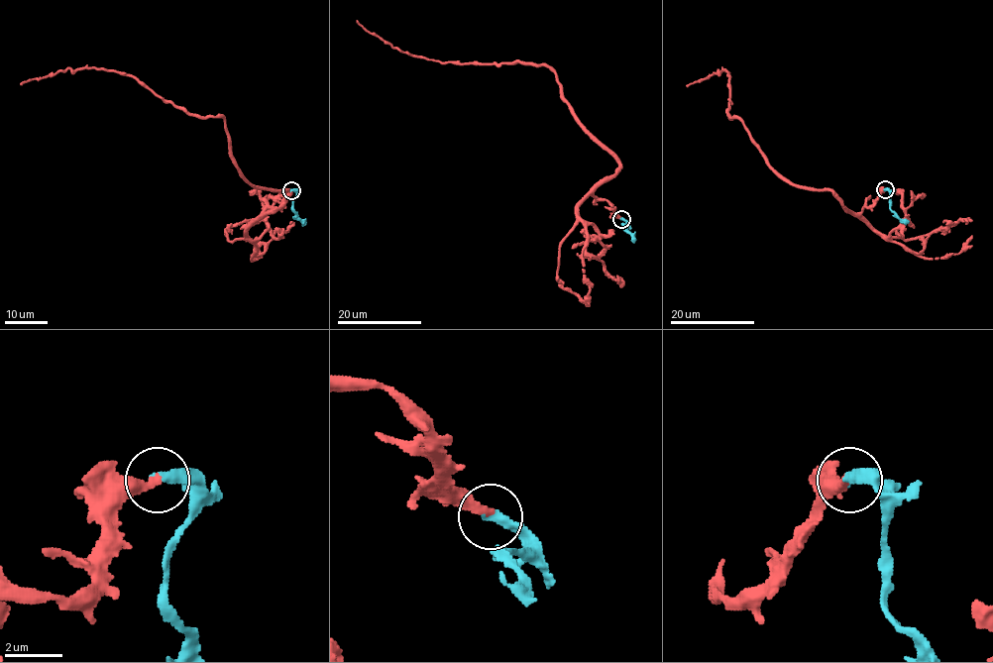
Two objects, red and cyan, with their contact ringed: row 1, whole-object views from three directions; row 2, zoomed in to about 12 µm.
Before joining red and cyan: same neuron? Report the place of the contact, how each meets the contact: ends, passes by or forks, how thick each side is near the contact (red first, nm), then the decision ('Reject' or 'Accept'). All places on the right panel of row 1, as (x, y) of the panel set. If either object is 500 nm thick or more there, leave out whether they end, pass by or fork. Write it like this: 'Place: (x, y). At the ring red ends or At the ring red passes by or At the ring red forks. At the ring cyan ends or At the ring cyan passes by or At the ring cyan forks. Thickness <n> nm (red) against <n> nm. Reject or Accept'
Place: (885, 189). At the ring red ends. At the ring cyan ends. Thickness 380 nm (red) against 400 nm. Accept

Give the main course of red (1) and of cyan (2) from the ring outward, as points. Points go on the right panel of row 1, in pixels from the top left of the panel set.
1: (884, 190), (857, 213), (831, 192), (799, 187), (784, 179), (741, 122), (728, 114), (725, 70), (686, 86)
2: (884, 190), (889, 191), (891, 210), (900, 219), (909, 221)

